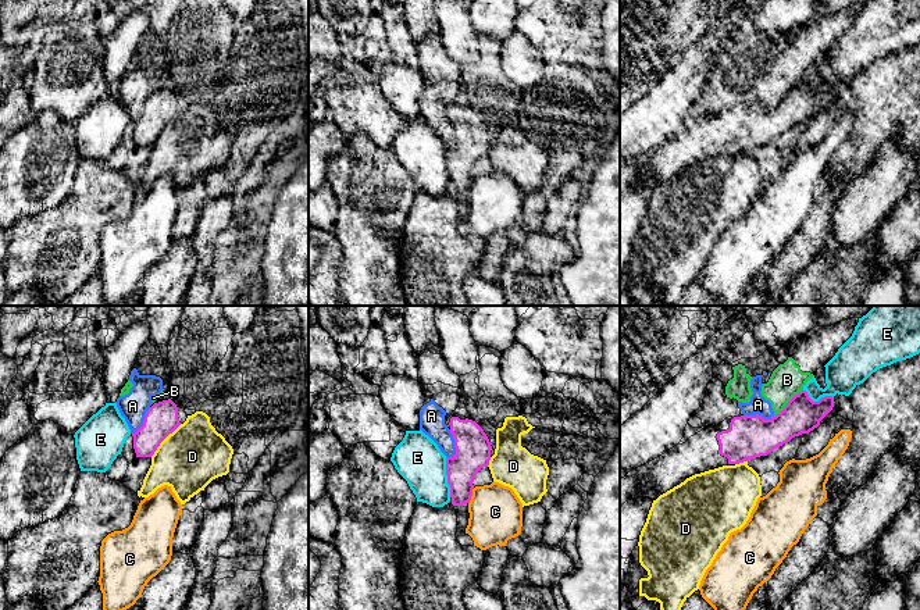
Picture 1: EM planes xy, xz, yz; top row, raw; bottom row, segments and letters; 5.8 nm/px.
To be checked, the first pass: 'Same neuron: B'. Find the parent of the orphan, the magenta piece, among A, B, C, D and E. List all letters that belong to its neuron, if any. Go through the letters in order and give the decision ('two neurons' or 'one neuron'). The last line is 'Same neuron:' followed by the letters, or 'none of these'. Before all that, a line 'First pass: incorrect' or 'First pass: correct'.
First pass: incorrect
A: two neurons
B: two neurons
C: two neurons
D: two neurons
E: two neurons
Same neuron: none of these

